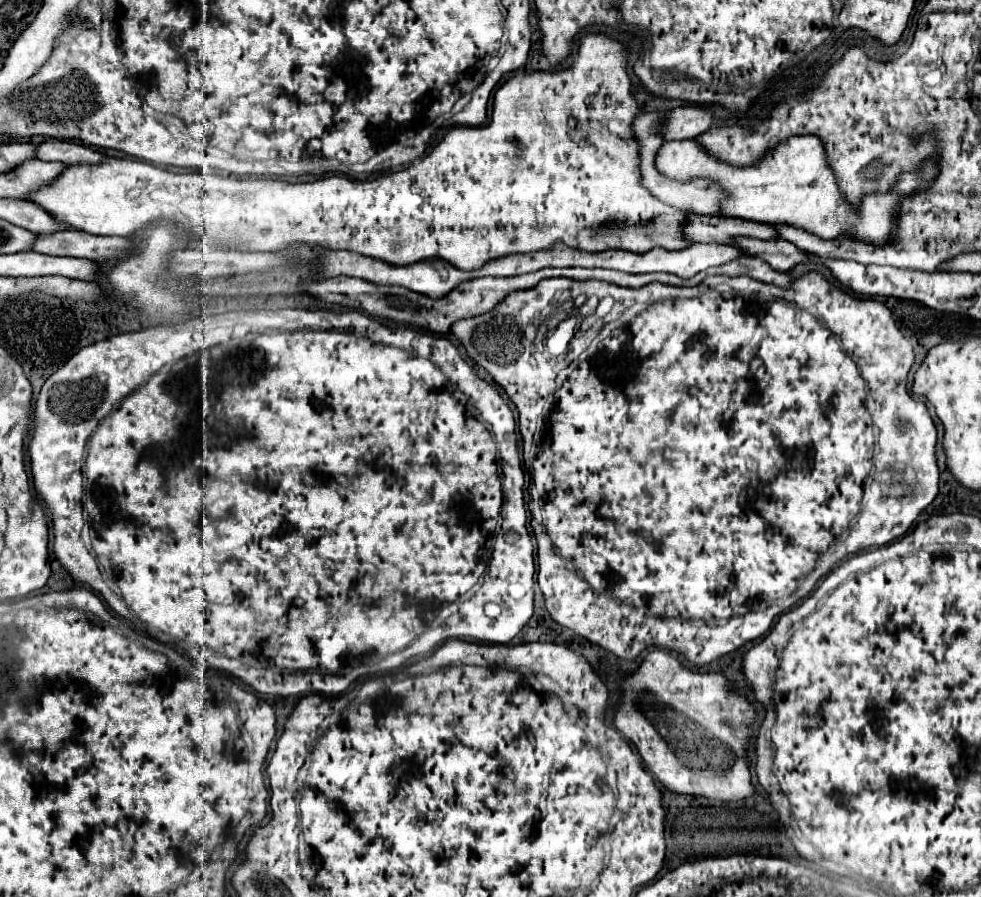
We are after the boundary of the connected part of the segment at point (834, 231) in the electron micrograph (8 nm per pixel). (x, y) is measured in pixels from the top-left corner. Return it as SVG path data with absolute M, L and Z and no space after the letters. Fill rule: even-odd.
M812 135L792 137L786 143L780 143L772 153L764 157L764 161L746 169L734 169L730 165L722 165L720 161L710 161L710 157L702 153L702 147L694 139L666 141L656 153L656 169L674 181L712 181L720 191L726 193L726 197L720 201L720 213L726 217L740 217L758 223L786 221L826 239L834 239L848 231L854 237L876 245L886 243L890 237L898 199L914 193L918 187L930 185L930 181L936 177L936 161L930 159L920 167L918 173L904 173L892 193L868 195L860 207L848 205L836 187L830 167L826 165L824 149L818 137Z

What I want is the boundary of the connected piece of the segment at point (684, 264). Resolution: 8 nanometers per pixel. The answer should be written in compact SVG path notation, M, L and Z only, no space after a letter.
M692 243L680 251L650 249L650 253L644 255L644 259L650 263L648 269L644 265L644 271L664 271L678 277L692 277L698 271L722 265L734 257L738 257L738 249L718 243Z

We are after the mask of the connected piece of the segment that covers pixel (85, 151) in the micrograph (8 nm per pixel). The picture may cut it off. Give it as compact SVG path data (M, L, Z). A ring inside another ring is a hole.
M44 141L38 145L38 157L44 161L62 161L66 165L100 163L106 159L106 155L72 141Z

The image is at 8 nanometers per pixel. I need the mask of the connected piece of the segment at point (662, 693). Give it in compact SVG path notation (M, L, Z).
M650 653L642 665L620 683L622 701L614 717L614 727L625 739L630 739L640 751L646 767L656 779L676 793L704 795L720 801L740 801L754 793L746 759L750 725L756 721L756 711L746 697L732 691L728 679L720 673L692 671L678 657L666 653Z

